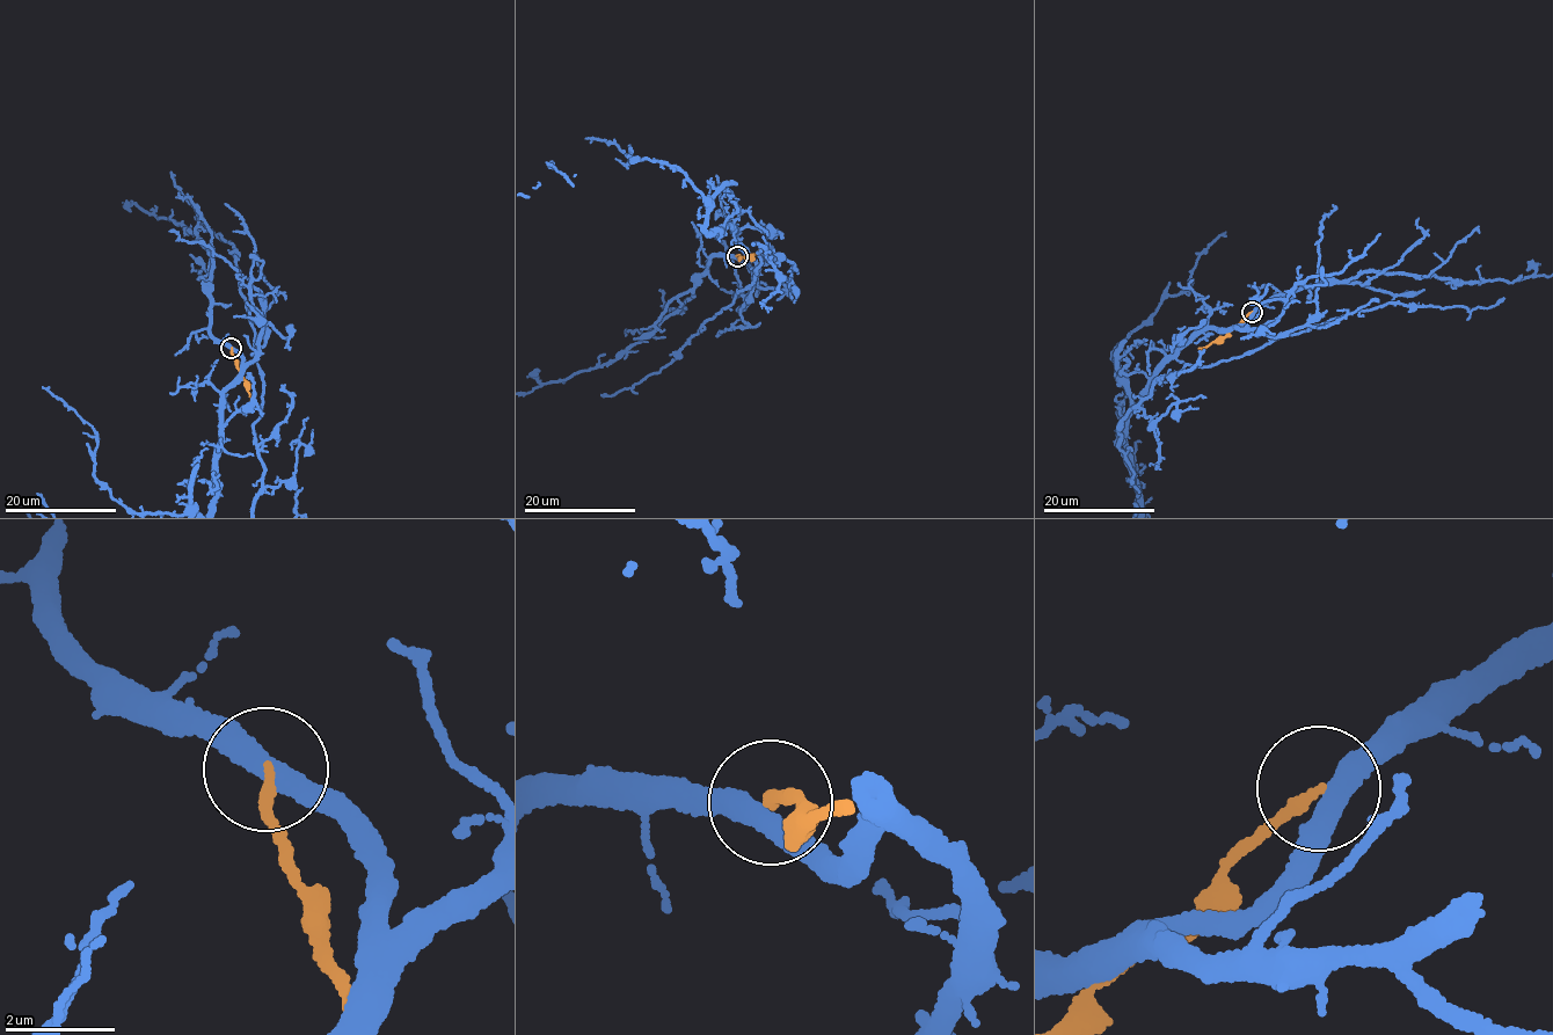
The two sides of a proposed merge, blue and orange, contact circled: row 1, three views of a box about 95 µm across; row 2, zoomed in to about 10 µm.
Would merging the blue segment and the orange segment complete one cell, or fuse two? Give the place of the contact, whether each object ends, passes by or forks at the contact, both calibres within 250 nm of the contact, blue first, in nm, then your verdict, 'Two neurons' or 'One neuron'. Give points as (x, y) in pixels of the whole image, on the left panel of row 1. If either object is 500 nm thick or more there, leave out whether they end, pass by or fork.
Place: (231, 348). At the ring blue passes by. At the ring orange ends. Thickness 400 nm (blue) against 190 nm. Two neurons

